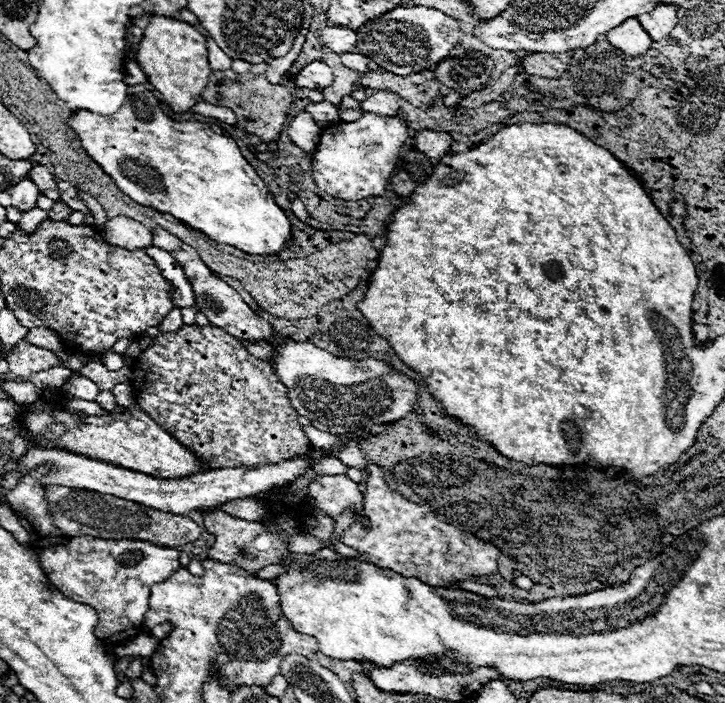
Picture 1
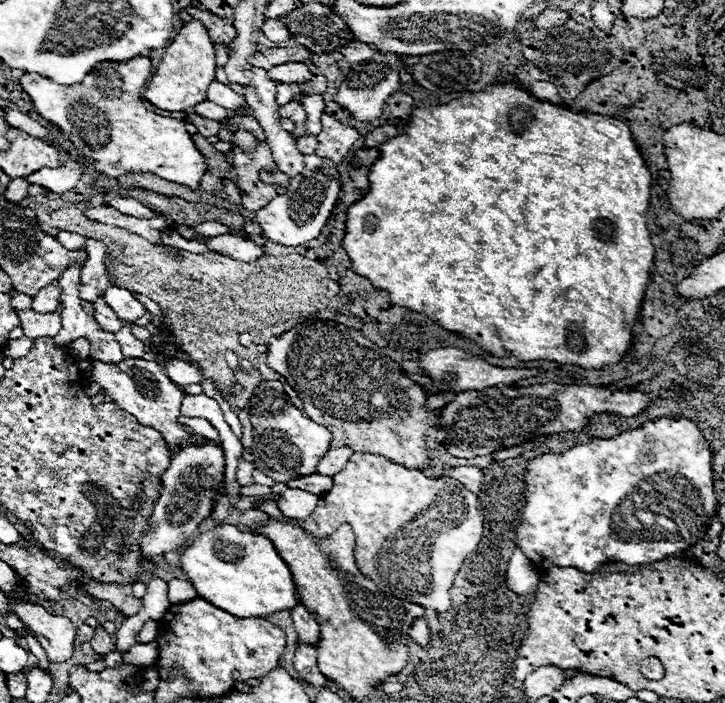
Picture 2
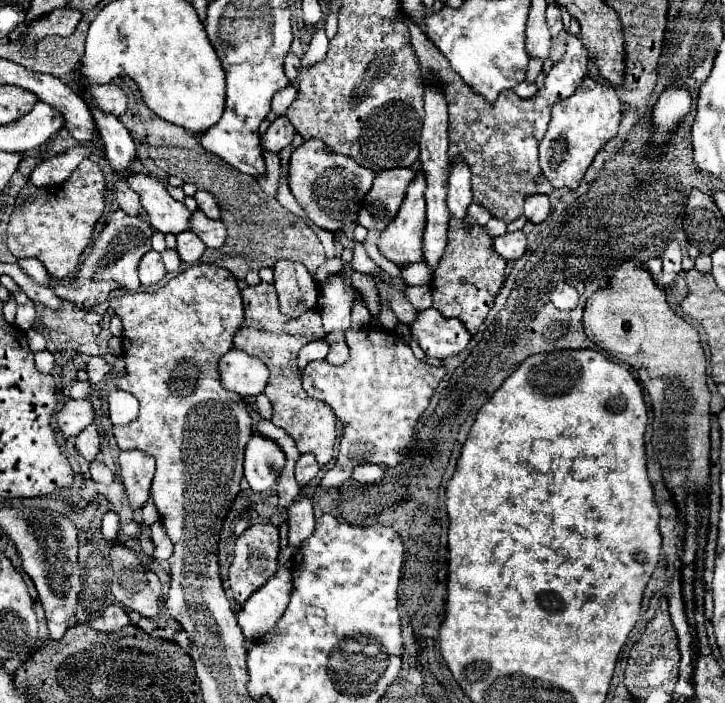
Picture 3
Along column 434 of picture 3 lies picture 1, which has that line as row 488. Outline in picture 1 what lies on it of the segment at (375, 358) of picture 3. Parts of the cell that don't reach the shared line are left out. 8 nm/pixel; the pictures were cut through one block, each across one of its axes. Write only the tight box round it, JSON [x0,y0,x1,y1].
[342,466,498,588]

